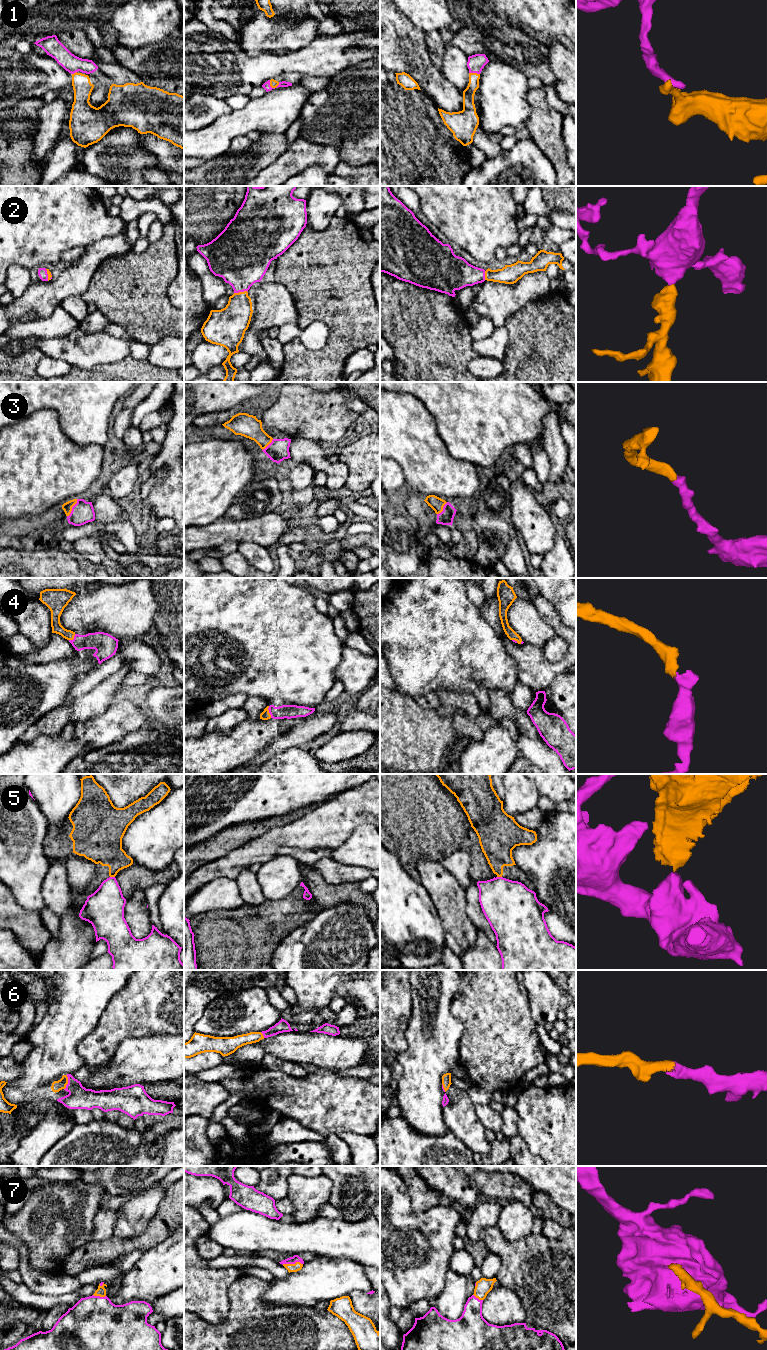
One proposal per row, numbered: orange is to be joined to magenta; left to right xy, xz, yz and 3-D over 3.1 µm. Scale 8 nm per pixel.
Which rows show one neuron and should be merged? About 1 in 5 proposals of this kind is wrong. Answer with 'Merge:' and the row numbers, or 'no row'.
Merge: 1, 2, 3, 4, 6, 7

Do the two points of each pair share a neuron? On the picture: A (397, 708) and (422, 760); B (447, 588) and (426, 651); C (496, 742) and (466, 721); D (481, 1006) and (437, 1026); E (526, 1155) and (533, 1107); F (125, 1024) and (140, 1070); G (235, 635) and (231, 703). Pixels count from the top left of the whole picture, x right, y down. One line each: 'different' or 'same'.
A: same
B: same
C: different
D: different
E: different
F: different
G: different

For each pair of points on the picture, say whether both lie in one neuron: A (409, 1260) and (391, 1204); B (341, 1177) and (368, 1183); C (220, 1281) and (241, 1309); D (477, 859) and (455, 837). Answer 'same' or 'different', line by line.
A: same
B: same
C: different
D: same

